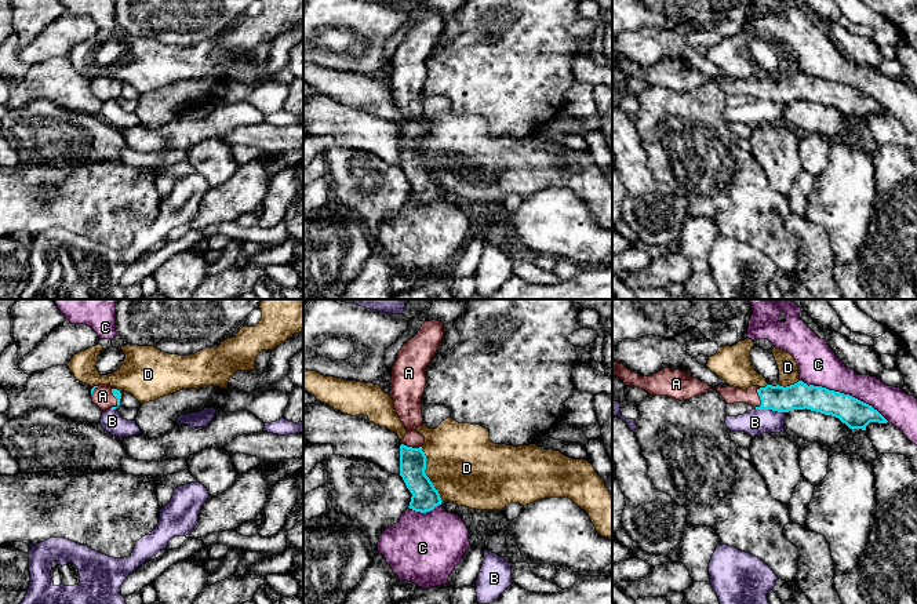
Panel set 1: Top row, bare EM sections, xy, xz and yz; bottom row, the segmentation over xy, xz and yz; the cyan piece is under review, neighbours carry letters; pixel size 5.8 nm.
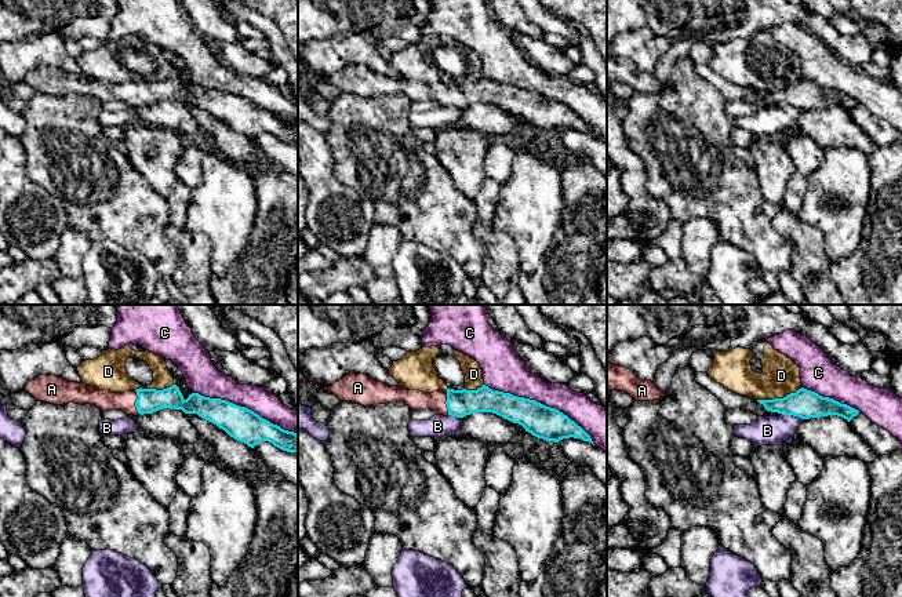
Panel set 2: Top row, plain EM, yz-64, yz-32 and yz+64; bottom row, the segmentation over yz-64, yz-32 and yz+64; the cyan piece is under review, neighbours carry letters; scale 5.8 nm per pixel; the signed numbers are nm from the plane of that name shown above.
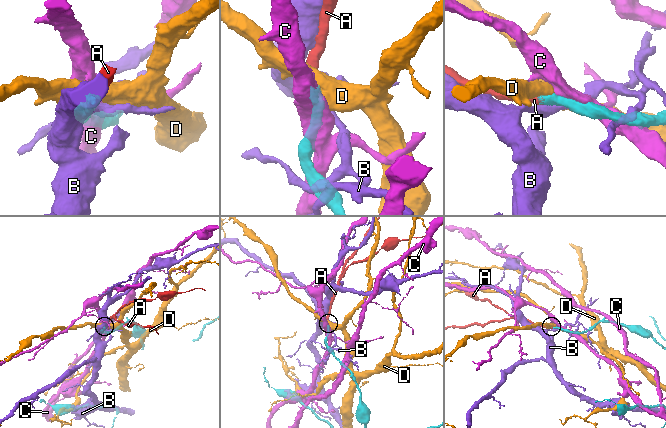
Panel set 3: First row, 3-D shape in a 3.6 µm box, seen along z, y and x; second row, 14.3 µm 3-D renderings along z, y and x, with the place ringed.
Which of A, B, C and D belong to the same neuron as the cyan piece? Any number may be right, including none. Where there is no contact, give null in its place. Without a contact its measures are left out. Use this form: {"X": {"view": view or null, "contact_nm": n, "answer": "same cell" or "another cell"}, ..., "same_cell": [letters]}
{"A": {"view": "yz", "contact_nm": 120, "answer": "same cell"}, "B": {"view": "yz", "contact_nm": 180, "answer": "another cell"}, "C": {"view": "yz", "contact_nm": 550, "answer": "another cell"}, "D": {"view": "xz", "contact_nm": 340, "answer": "another cell"}, "same_cell": ["A"]}

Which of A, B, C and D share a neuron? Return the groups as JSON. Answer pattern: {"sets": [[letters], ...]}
{"sets": [["A"], ["B"], ["C"], ["D"]]}

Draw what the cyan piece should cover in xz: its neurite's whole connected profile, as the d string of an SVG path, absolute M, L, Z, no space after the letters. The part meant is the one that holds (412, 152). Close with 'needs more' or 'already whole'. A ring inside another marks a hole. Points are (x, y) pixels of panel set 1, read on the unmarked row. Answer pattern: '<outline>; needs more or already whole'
M425 12L418 25L399 41L392 58L390 87L396 105L407 120L400 132L400 167L412 185L408 199L421 204L430 203L443 193L425 164L425 128L415 121L423 116L422 85L426 77L426 59L443 29L441 12Z; needs more

